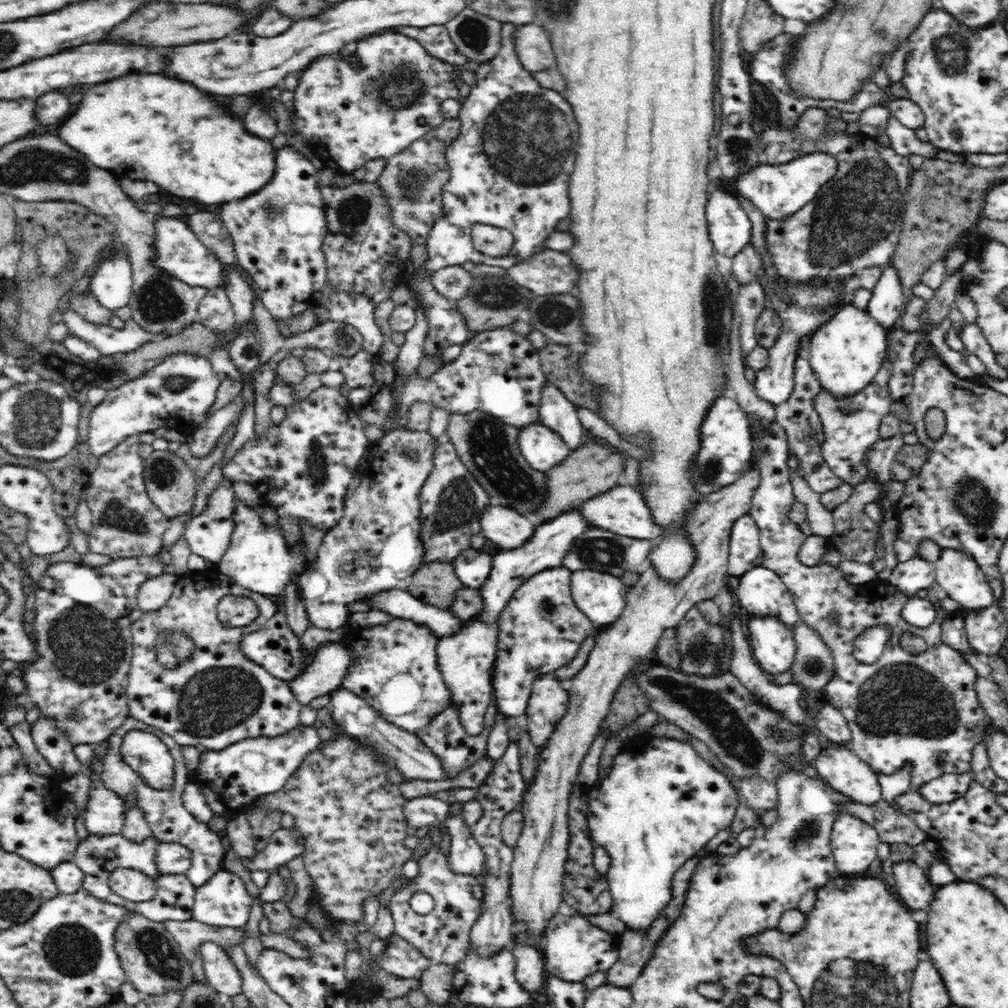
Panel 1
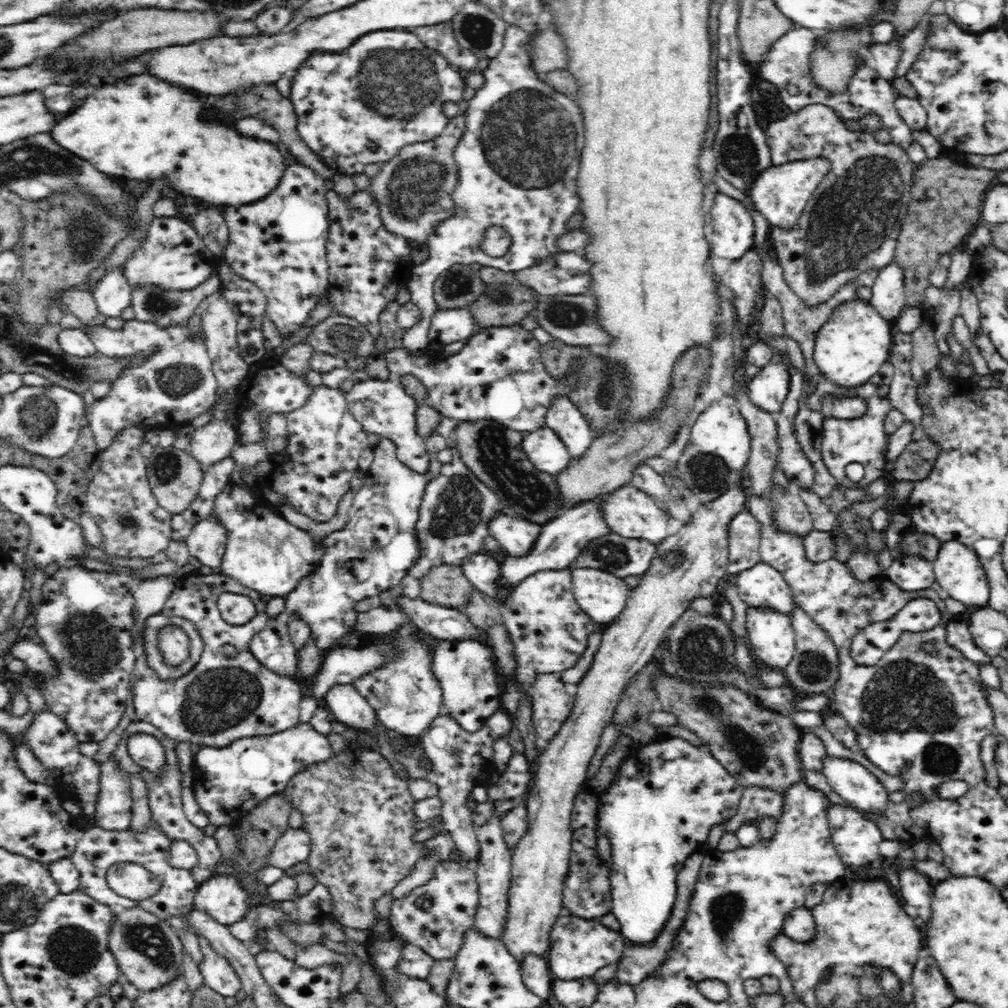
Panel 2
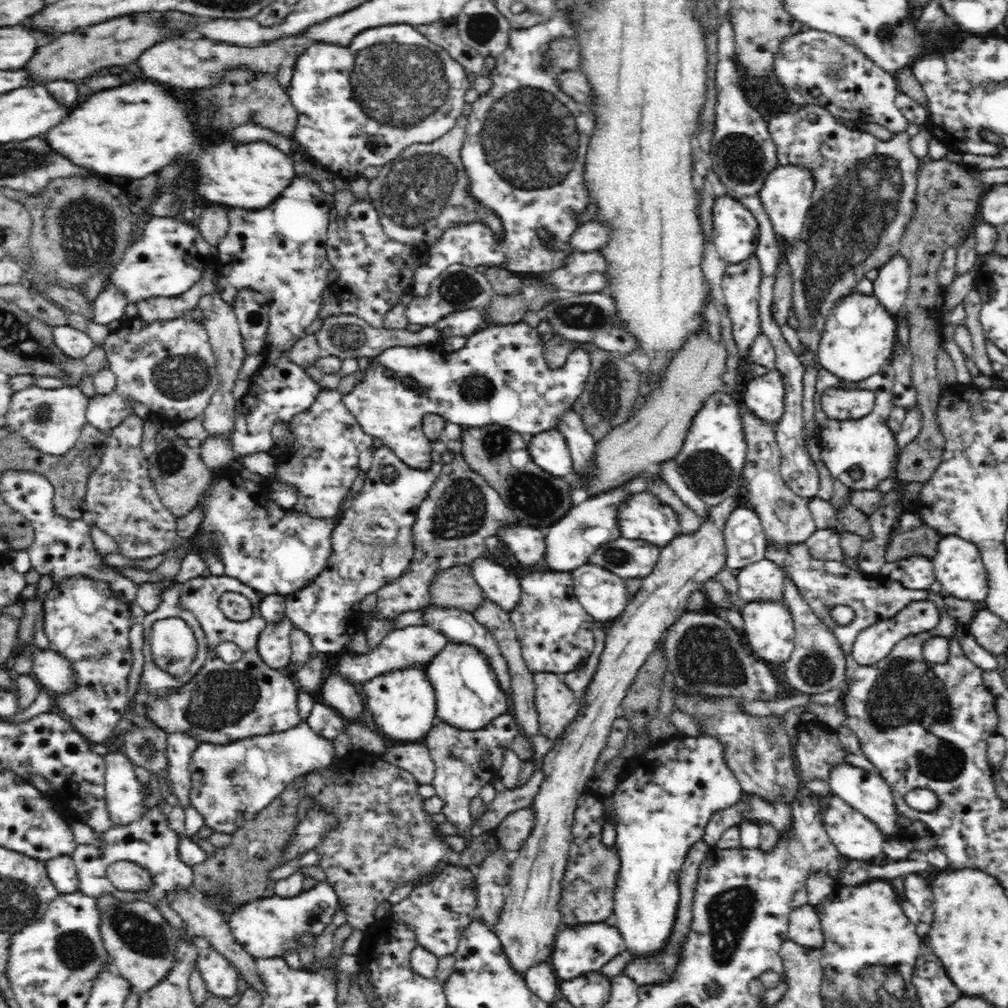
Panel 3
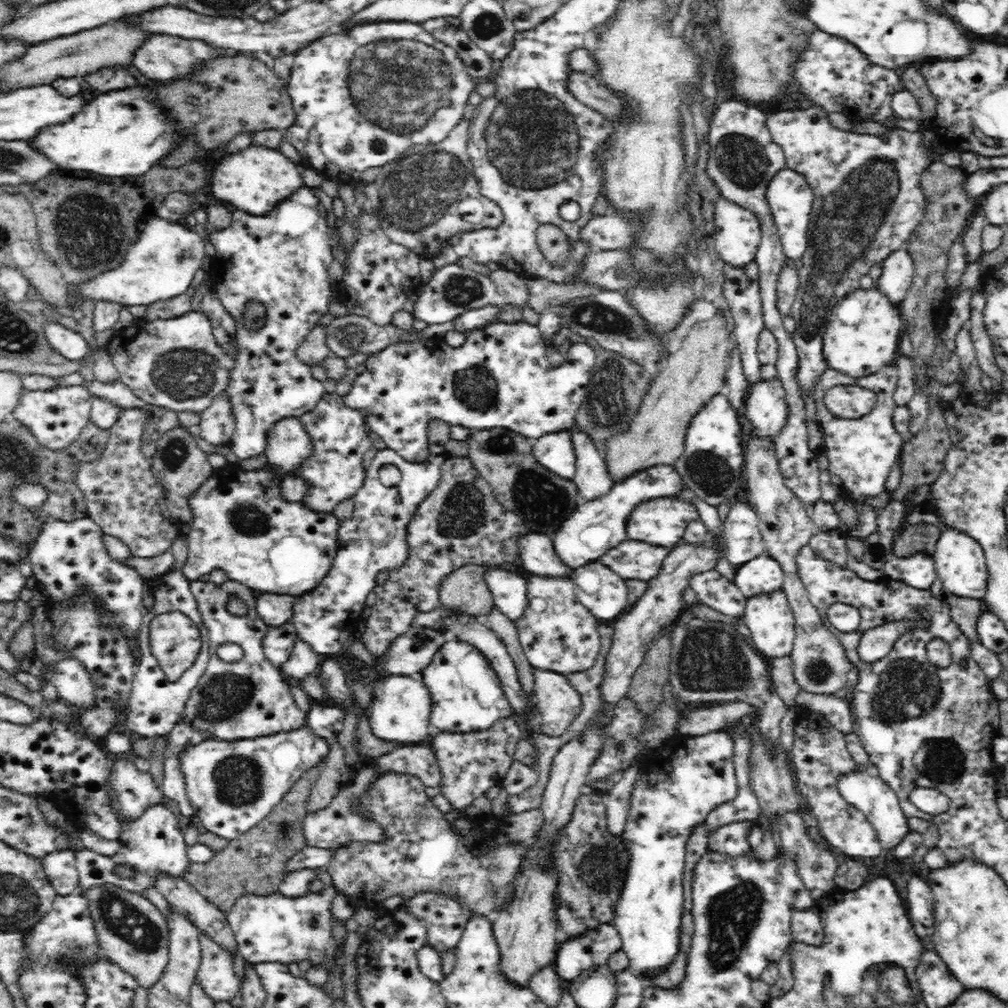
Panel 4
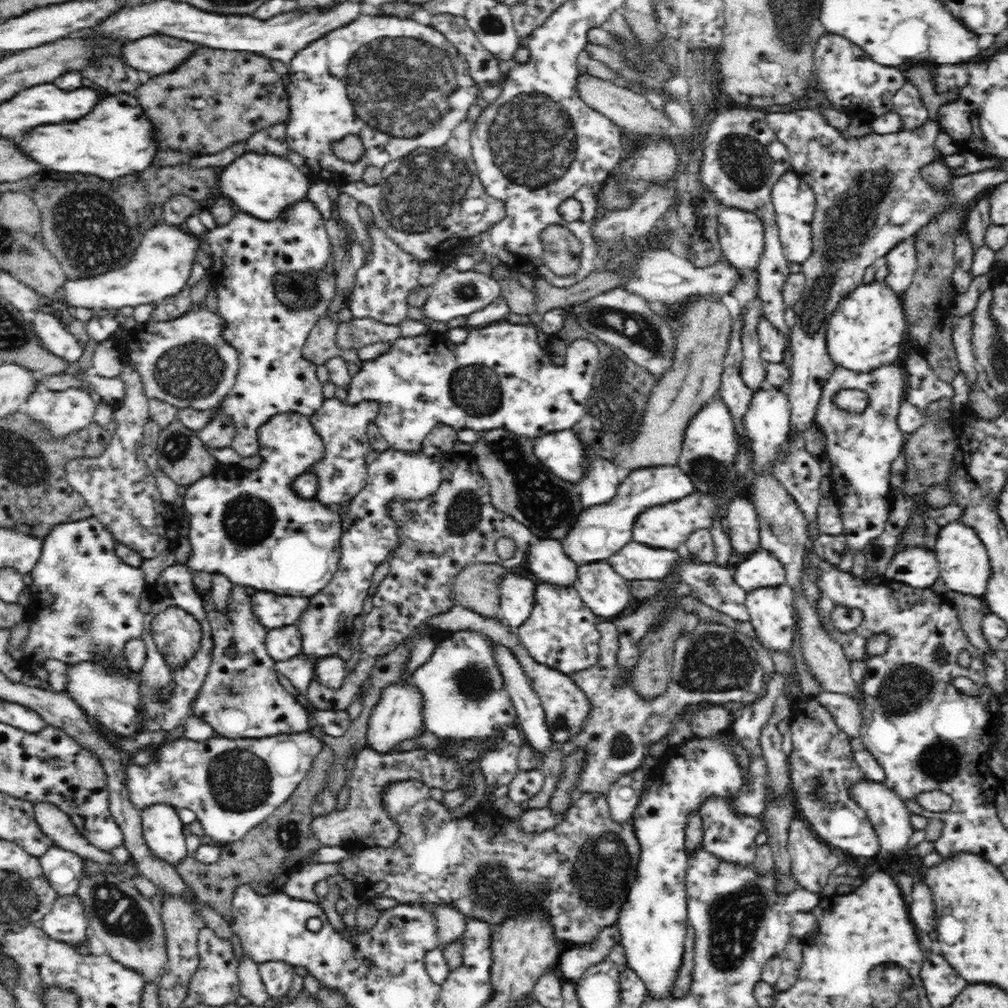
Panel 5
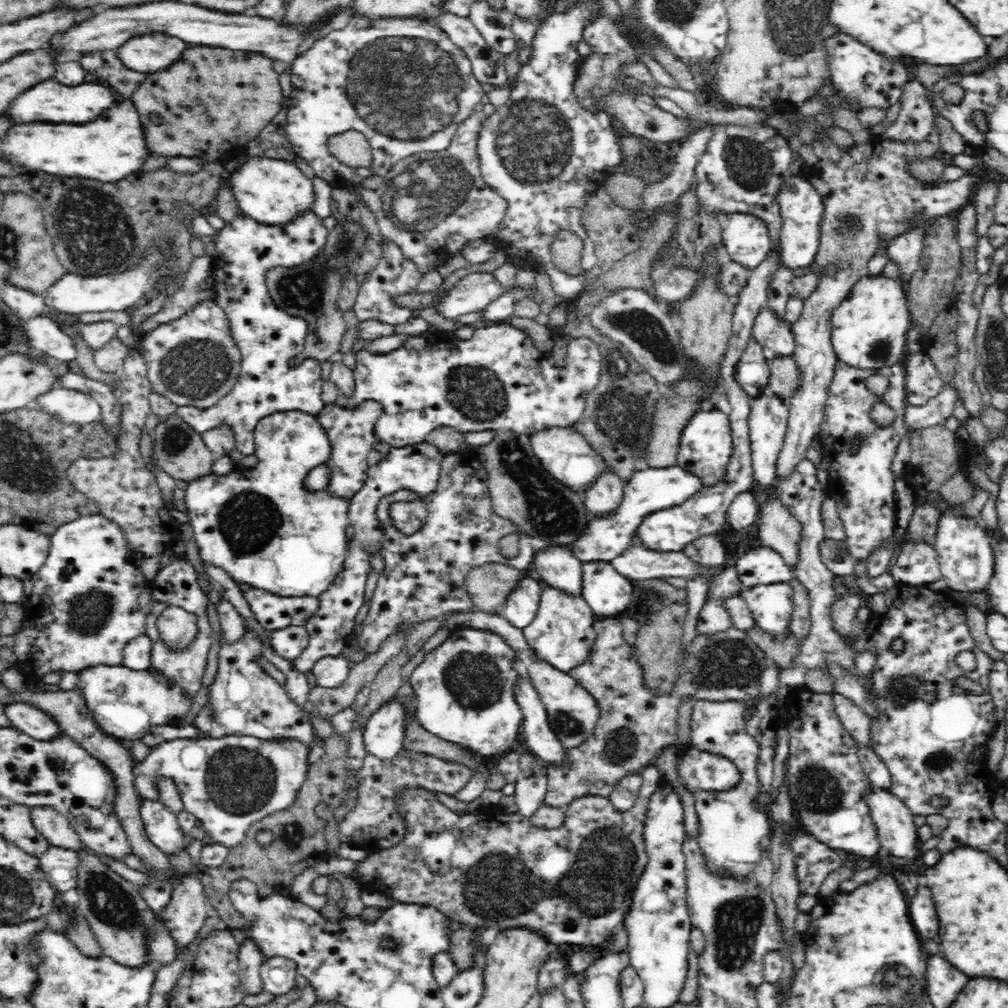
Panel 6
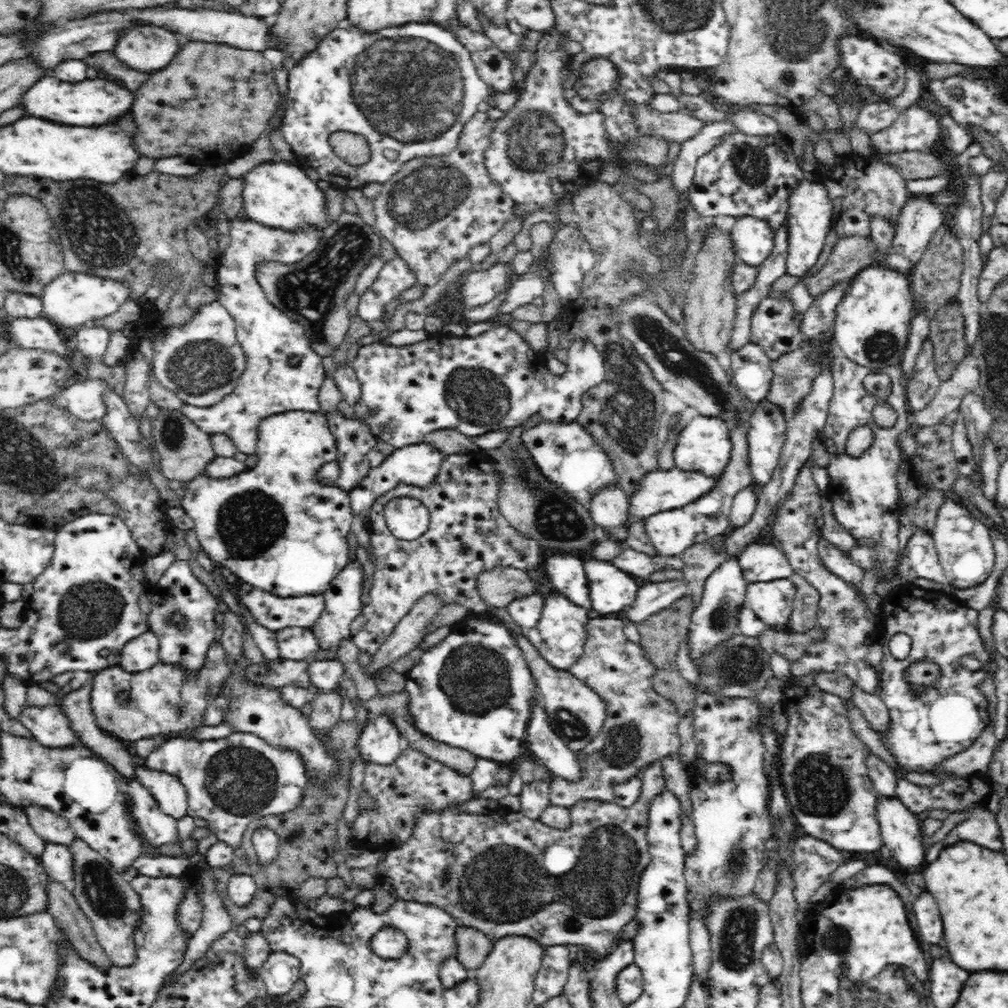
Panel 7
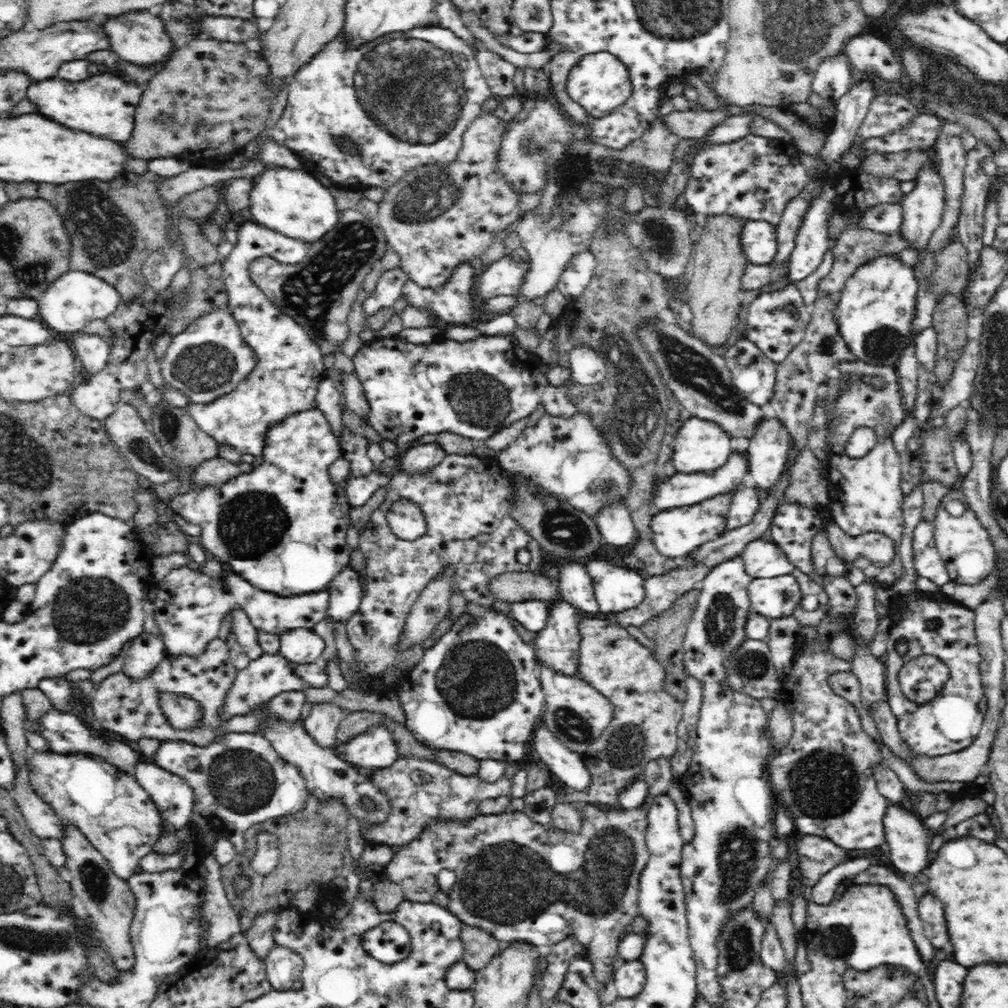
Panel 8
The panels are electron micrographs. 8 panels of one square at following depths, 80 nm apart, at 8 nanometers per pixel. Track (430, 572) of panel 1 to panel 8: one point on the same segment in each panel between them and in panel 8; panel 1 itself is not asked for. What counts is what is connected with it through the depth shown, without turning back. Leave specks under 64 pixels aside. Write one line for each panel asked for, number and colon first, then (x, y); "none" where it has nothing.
2: (445, 585)
3: (456, 588)
4: (465, 590)
5: (477, 588)
6: (488, 586)
7: (499, 586)
8: (512, 586)

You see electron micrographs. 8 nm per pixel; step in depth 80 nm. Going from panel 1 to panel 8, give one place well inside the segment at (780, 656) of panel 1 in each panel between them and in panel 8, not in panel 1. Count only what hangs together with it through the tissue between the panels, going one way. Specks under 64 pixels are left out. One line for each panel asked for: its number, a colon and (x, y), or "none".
2: (770, 635)
3: (769, 626)
4: (768, 616)
5: (771, 613)
6: (771, 604)
7: (772, 602)
8: (774, 598)

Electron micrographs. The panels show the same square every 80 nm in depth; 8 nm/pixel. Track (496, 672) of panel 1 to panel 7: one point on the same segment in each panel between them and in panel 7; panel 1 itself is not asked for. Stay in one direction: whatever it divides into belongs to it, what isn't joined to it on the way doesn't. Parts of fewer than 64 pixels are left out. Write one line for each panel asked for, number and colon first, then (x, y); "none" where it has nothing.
2: (549, 631)
3: (556, 634)
4: (557, 633)
5: (561, 632)
6: (562, 633)
7: (560, 634)

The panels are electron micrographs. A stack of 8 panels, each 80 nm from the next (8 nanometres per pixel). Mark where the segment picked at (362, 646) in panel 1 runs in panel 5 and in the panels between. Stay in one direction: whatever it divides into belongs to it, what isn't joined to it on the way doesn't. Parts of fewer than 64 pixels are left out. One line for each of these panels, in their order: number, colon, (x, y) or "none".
2: (405, 694)
3: (402, 701)
4: (400, 710)
5: (397, 716)

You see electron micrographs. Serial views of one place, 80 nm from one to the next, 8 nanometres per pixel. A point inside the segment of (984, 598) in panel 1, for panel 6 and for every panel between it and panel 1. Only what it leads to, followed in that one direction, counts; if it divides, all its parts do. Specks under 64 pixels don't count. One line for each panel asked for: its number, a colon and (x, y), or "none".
2: (957, 569)
3: (958, 566)
4: (959, 561)
5: (964, 565)
6: (966, 558)

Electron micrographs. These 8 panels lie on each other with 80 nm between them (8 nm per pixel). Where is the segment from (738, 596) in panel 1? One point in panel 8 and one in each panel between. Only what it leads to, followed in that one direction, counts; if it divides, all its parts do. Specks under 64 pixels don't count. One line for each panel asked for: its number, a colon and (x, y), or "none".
2: (762, 585)
3: (764, 580)
4: (763, 574)
5: (761, 569)
6: (762, 565)
7: (760, 561)
8: (764, 559)

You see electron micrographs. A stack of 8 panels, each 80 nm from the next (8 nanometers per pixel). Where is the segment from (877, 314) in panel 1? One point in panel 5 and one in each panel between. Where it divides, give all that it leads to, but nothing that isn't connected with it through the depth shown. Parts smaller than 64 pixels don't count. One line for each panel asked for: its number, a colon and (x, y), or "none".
2: (888, 299)
3: (890, 289)
4: (898, 270)
5: (901, 261)

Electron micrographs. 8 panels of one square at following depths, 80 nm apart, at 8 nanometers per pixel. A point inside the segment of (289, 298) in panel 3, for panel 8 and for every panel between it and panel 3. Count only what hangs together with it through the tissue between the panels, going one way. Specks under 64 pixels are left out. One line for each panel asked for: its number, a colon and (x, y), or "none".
4: (281, 259)
5: (273, 378)
6: (269, 339)
7: (270, 385)
8: (288, 368)

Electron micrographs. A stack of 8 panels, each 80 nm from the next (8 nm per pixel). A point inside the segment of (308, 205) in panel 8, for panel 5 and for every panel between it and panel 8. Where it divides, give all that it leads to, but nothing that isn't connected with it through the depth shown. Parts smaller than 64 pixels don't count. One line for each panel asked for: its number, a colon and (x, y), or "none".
5: (262, 184)
6: (272, 191)
7: (279, 194)

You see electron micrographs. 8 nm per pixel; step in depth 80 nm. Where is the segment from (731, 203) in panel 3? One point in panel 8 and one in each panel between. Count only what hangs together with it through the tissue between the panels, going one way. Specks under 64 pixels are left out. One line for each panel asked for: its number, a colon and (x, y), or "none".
4: (737, 237)
5: (740, 234)
6: (746, 238)
7: (753, 239)
8: (759, 238)

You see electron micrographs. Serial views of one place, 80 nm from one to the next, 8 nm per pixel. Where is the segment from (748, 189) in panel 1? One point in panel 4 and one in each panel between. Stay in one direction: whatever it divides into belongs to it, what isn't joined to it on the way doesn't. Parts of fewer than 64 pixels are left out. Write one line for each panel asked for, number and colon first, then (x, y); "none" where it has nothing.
2: (781, 193)
3: (786, 193)
4: (790, 197)

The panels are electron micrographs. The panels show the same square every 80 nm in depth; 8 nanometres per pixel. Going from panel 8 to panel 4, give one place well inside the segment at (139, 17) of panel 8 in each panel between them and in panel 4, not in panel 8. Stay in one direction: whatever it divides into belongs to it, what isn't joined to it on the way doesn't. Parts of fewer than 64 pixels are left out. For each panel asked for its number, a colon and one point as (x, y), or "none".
4: (161, 58)
5: (154, 55)
6: (152, 52)
7: (145, 48)

